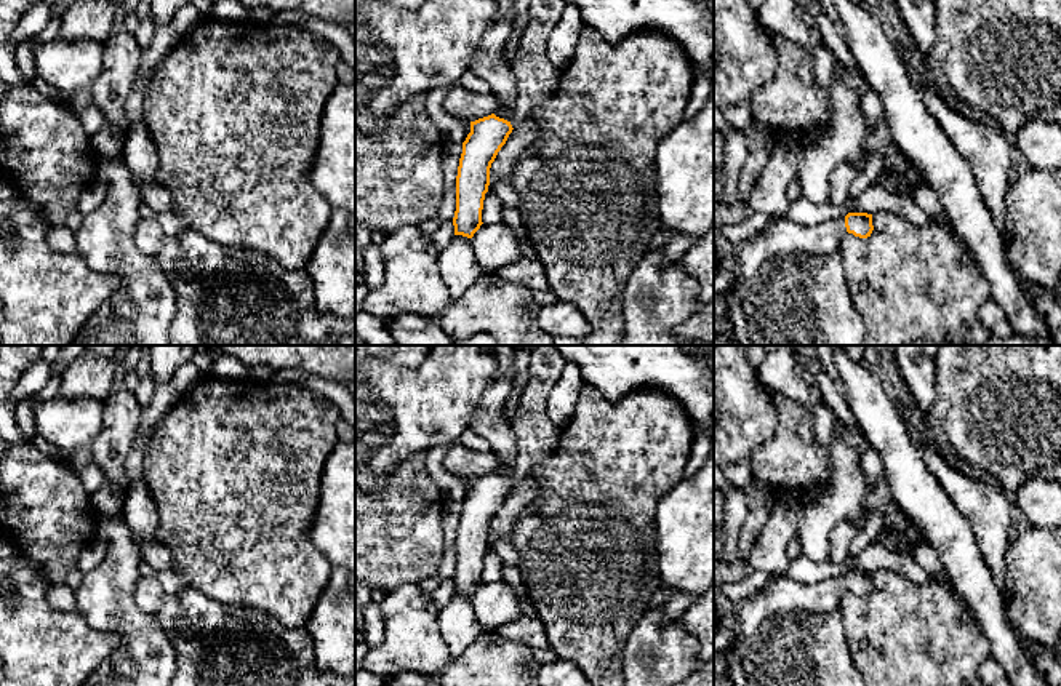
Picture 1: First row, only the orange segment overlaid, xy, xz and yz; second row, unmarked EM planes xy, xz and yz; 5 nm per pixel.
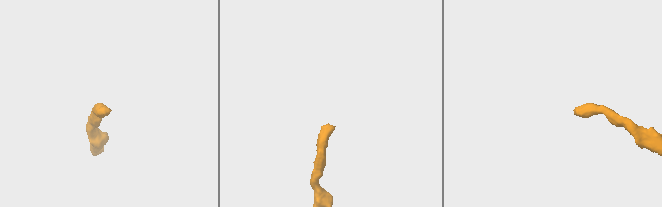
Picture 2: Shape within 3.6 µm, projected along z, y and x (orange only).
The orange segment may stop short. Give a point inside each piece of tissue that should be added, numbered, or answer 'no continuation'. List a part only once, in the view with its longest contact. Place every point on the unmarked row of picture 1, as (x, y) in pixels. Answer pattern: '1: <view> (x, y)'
1: xz (503, 469)

